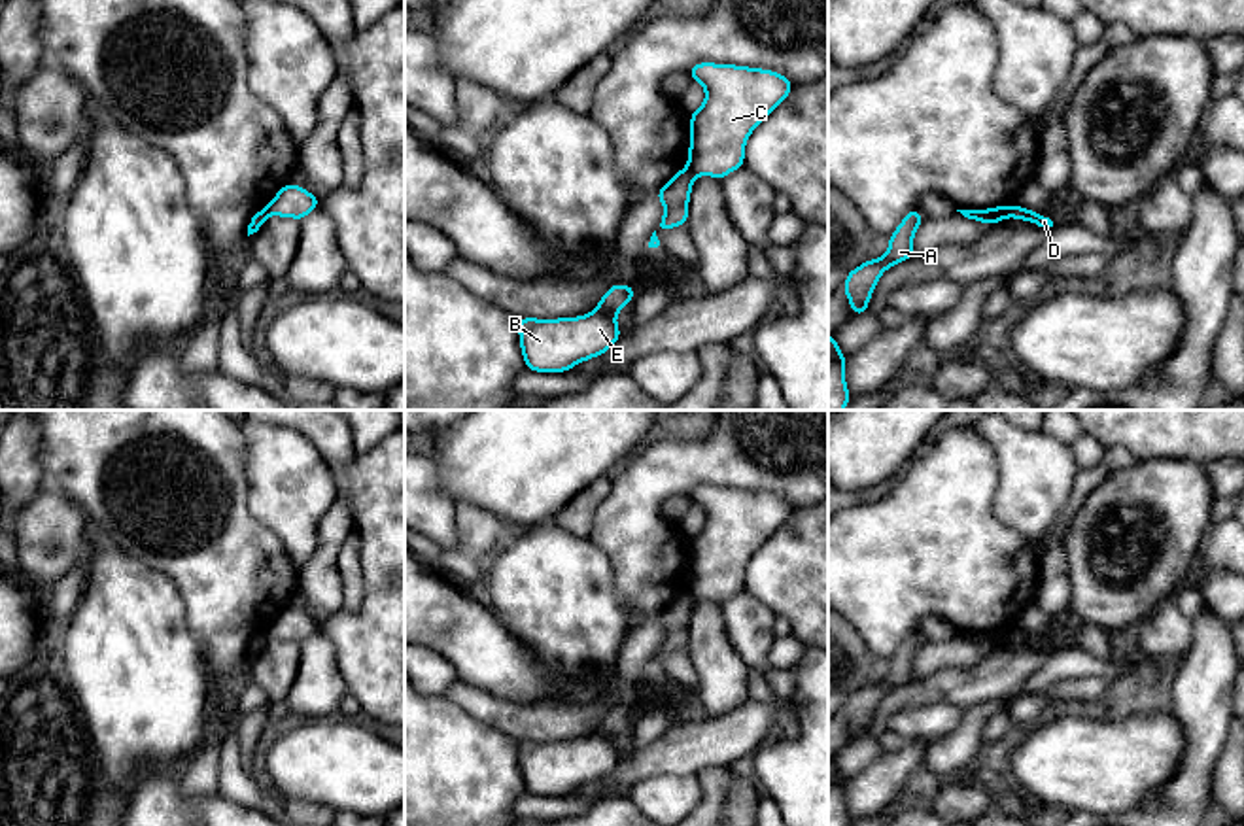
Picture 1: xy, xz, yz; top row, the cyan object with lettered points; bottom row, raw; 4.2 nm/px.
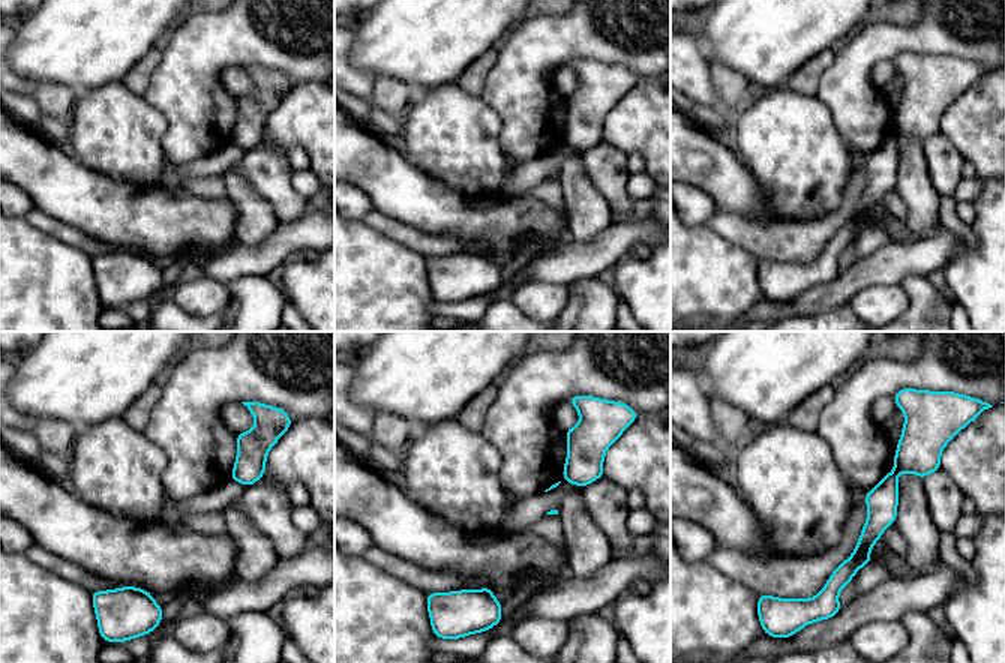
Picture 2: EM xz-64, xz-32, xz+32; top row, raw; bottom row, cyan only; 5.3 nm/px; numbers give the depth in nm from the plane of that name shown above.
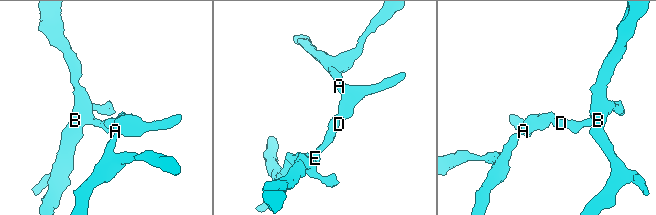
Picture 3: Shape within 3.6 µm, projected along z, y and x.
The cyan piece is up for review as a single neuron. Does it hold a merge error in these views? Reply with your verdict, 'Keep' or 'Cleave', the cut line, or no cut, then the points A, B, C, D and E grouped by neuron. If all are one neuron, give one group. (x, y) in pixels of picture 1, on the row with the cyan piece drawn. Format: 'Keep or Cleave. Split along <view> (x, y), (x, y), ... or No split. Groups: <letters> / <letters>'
Cleave. Split along yz (1012, 206), (1008, 216). Groups: A C / B D E

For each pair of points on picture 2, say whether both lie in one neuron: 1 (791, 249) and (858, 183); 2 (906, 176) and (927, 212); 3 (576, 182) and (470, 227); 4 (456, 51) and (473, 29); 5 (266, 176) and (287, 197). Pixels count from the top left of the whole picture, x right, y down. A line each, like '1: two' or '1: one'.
1: one
2: one
3: two
4: one
5: one

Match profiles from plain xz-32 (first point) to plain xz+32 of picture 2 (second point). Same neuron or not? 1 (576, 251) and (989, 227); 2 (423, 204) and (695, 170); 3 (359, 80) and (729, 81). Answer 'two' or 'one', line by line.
1: two
2: one
3: two

